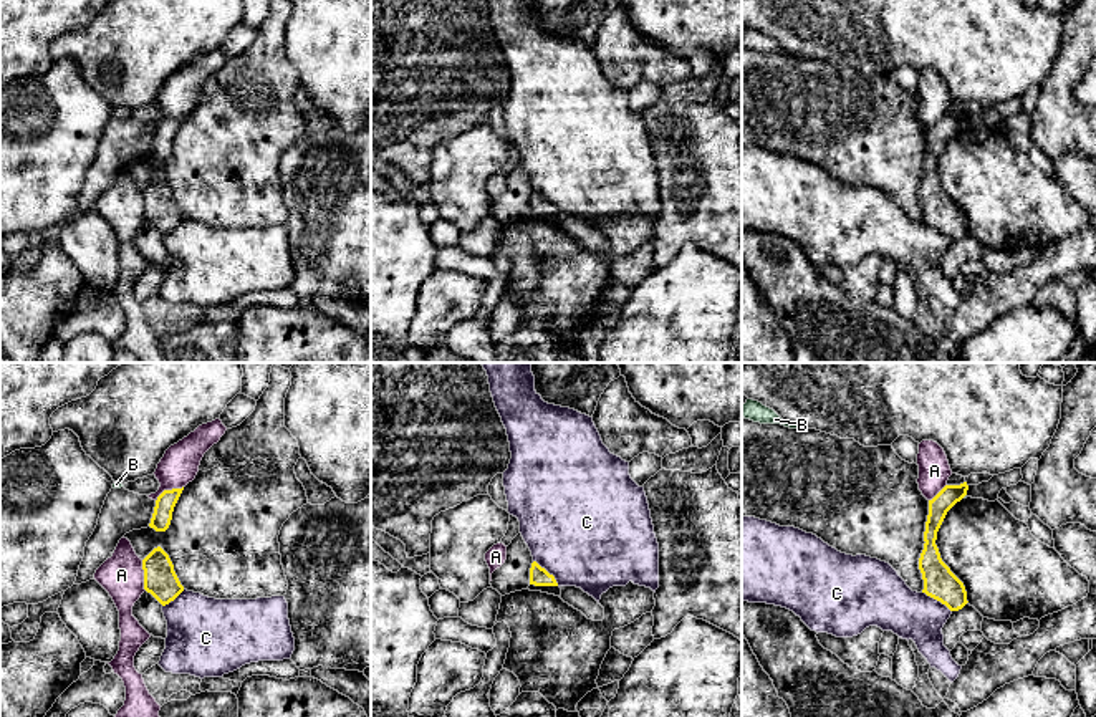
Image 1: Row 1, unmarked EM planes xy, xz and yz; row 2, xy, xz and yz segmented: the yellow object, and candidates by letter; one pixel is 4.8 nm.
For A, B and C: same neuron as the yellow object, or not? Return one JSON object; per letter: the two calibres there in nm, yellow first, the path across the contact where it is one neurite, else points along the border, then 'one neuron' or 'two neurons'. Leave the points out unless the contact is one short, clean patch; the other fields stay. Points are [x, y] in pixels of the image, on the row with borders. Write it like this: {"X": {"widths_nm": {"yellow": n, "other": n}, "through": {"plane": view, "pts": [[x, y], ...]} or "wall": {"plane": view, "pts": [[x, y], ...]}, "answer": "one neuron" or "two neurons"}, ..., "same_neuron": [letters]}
{"A": {"widths_nm": {"yellow": 160, "other": 200}, "answer": "two neurons"}, "B": {"widths_nm": {"yellow": 100, "other": 20}, "wall": {"plane": "yz", "pts": [[966, 494], [962, 497]]}, "answer": "two neurons"}, "C": {"widths_nm": {"yellow": 90, "other": 500}, "wall": {"plane": "xz", "pts": [[533, 560], [558, 585]]}, "answer": "two neurons"}, "same_neuron": []}

